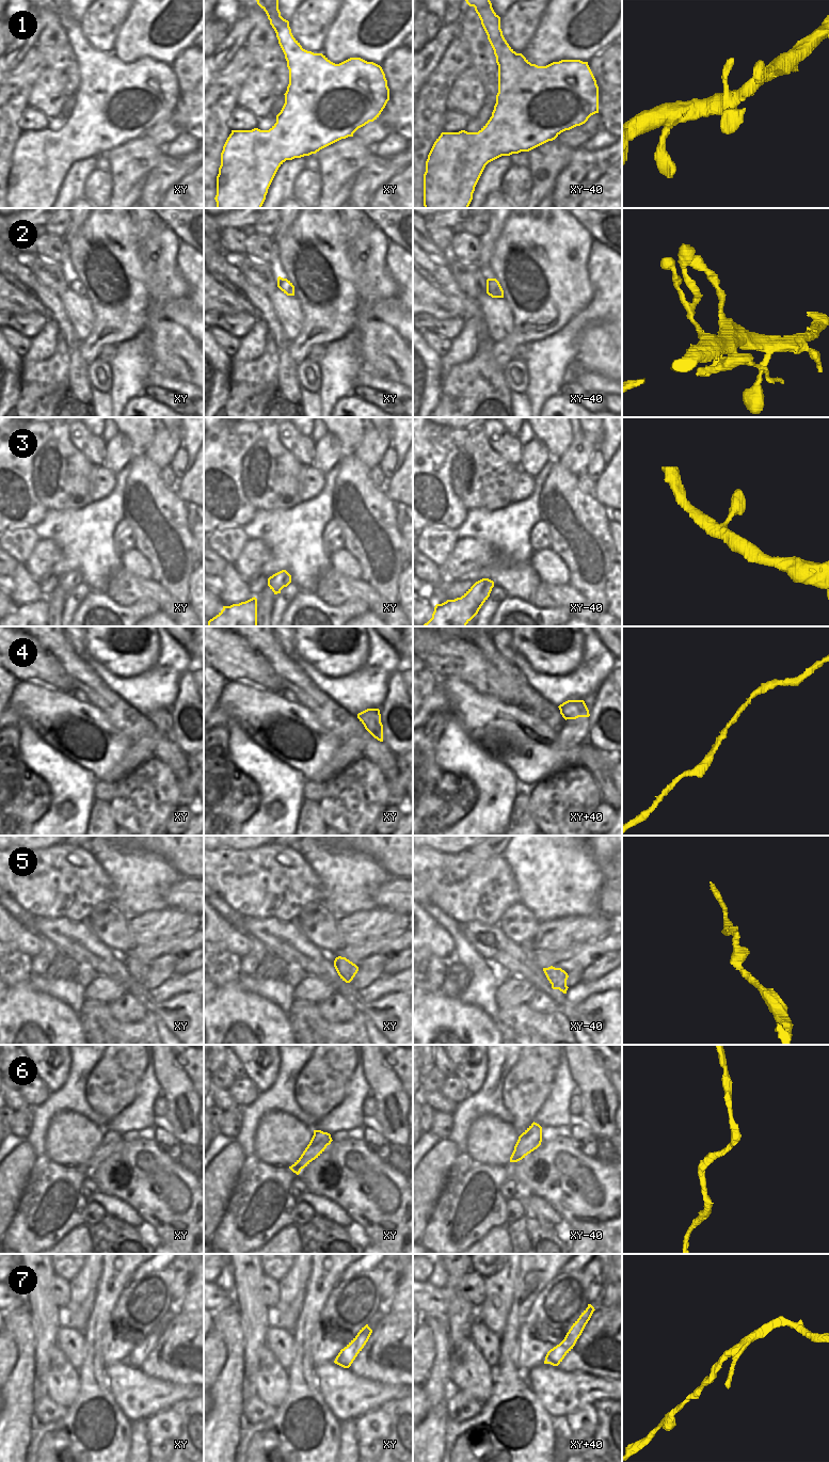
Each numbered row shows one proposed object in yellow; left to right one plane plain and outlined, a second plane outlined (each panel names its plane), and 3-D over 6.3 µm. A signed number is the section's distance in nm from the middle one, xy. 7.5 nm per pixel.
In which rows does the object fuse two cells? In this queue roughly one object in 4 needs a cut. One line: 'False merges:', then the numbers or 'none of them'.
False merges: none of them.

